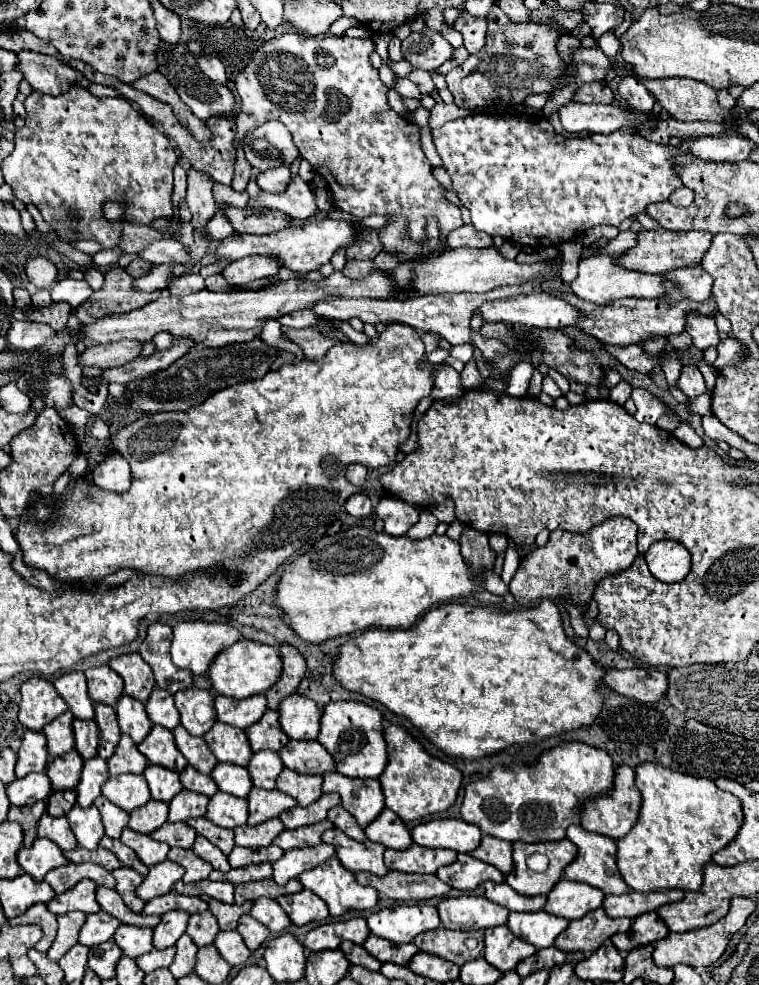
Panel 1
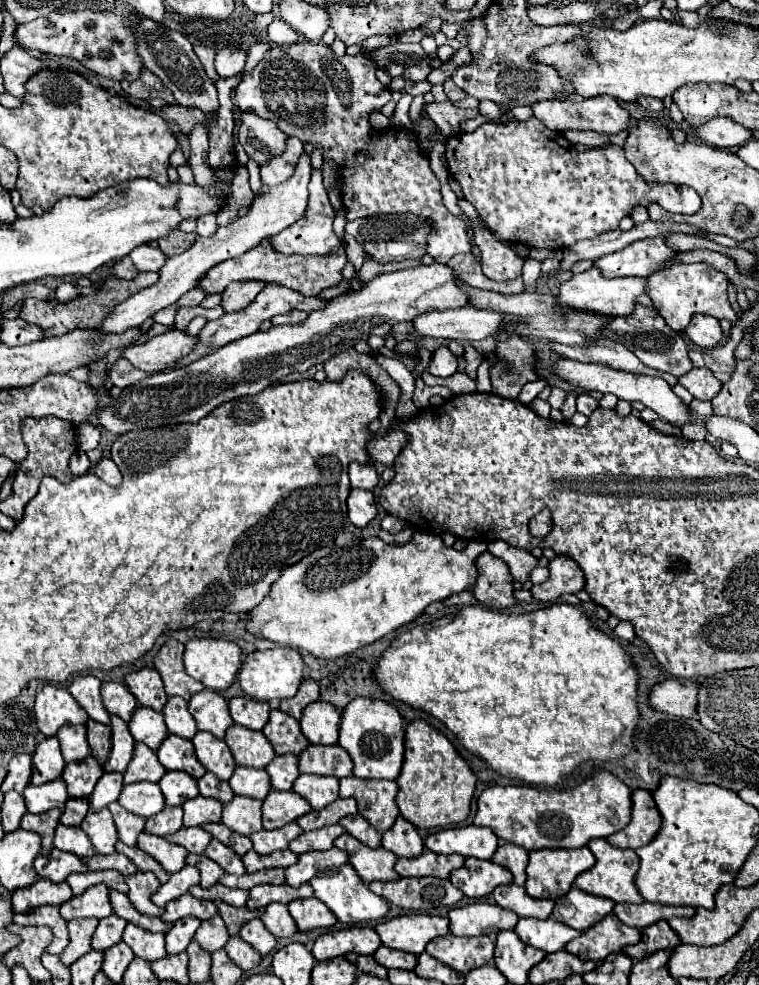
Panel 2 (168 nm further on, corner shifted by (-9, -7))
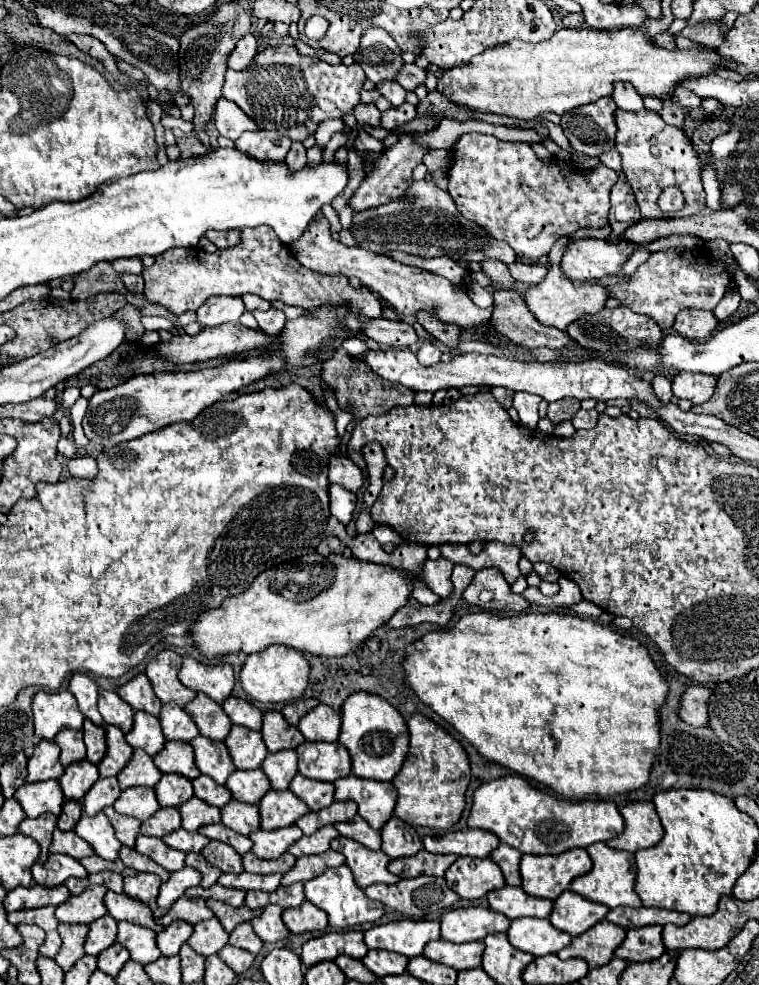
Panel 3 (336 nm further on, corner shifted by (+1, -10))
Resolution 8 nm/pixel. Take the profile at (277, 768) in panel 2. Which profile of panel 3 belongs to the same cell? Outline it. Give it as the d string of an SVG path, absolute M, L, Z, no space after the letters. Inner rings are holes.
M294 750L268 754L262 764L262 770L274 790L286 790L290 786L290 780L298 774L298 756Z

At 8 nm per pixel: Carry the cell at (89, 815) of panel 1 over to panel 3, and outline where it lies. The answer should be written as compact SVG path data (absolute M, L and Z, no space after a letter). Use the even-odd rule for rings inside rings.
M104 812L96 814L96 816L82 816L80 822L76 824L76 830L80 834L80 838L84 838L98 856L102 856L104 860L118 860L118 852L122 848L120 840L114 834L114 828L110 824L110 820L106 818Z

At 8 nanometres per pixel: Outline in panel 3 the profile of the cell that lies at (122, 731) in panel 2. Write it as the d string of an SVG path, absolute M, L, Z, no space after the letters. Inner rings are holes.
M108 726L106 728L106 744L108 744L108 752L102 758L102 762L98 764L100 770L100 778L106 776L116 776L132 758L132 746L126 742L124 732L116 726Z

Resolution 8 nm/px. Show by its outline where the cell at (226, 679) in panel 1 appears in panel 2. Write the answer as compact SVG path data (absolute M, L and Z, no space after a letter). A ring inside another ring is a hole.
M274 647L266 651L252 651L246 655L240 671L238 671L238 681L242 691L258 701L282 701L288 697L294 697L300 681L302 681L302 657L298 655L296 649L290 647Z

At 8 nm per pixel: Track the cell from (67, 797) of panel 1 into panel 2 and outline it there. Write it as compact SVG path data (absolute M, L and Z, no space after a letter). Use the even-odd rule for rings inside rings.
M68 799L60 823L62 825L80 825L88 813L88 799Z

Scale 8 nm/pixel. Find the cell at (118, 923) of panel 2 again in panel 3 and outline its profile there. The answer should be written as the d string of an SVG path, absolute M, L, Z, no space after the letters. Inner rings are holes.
M106 914L90 924L90 934L86 938L86 954L98 956L114 942L116 942L116 920L112 920L112 916Z

